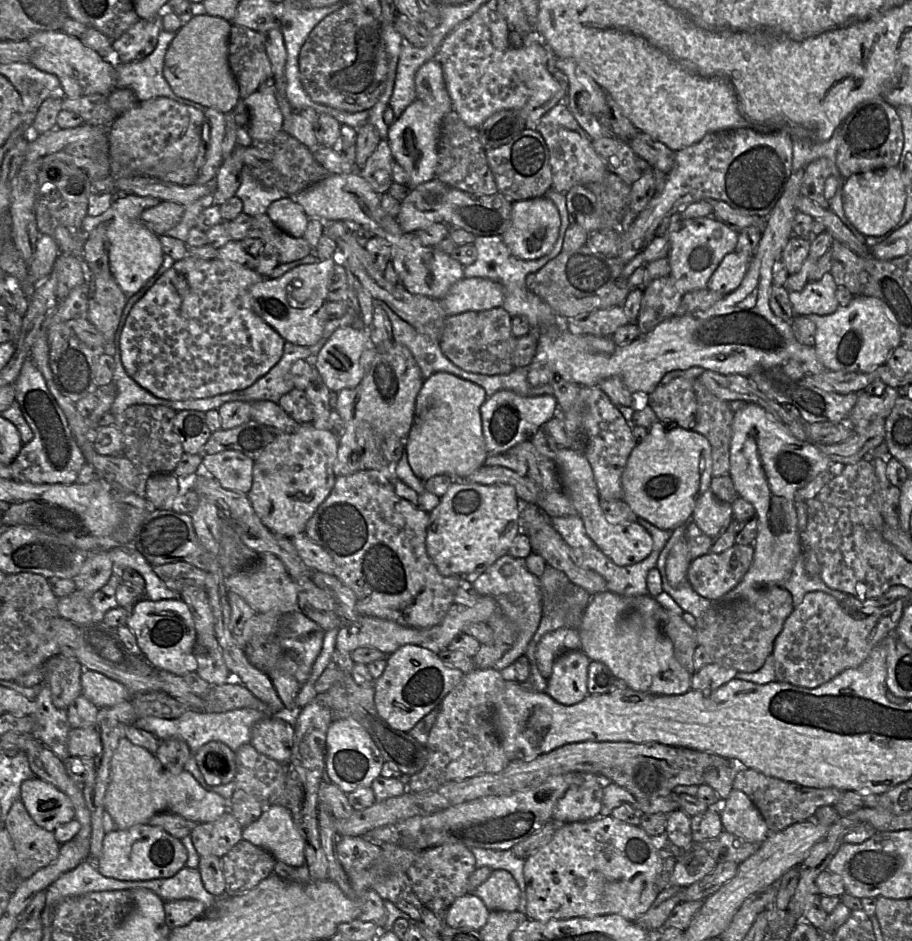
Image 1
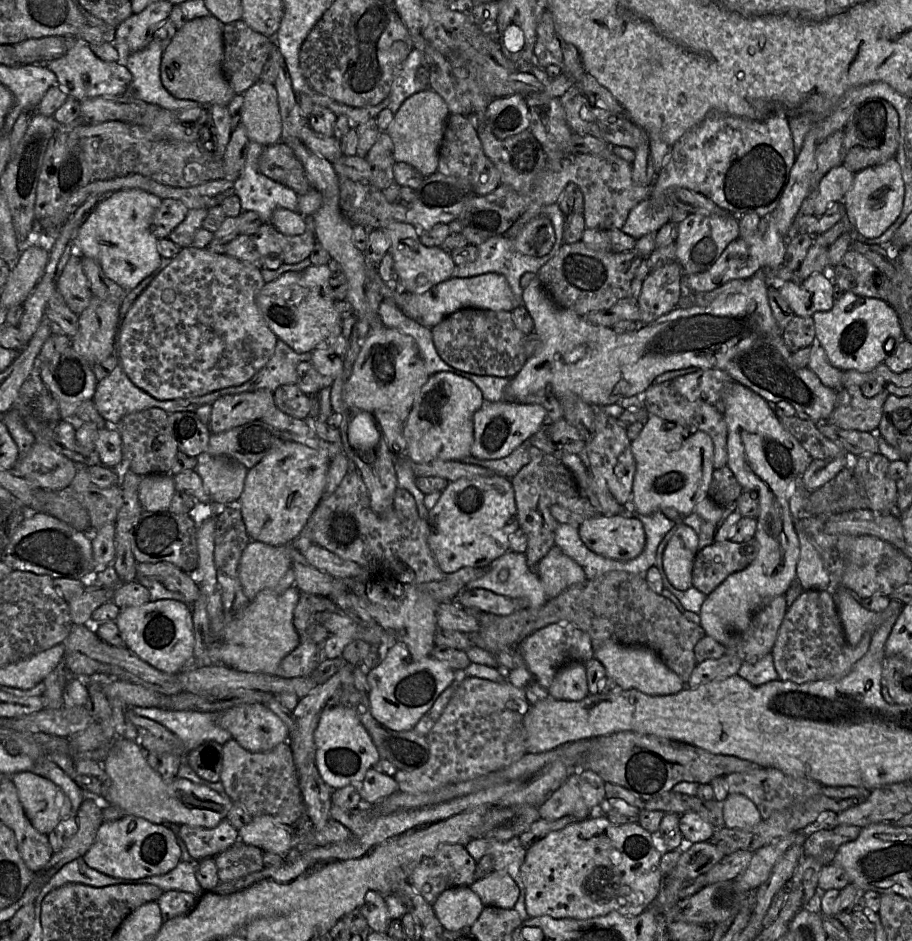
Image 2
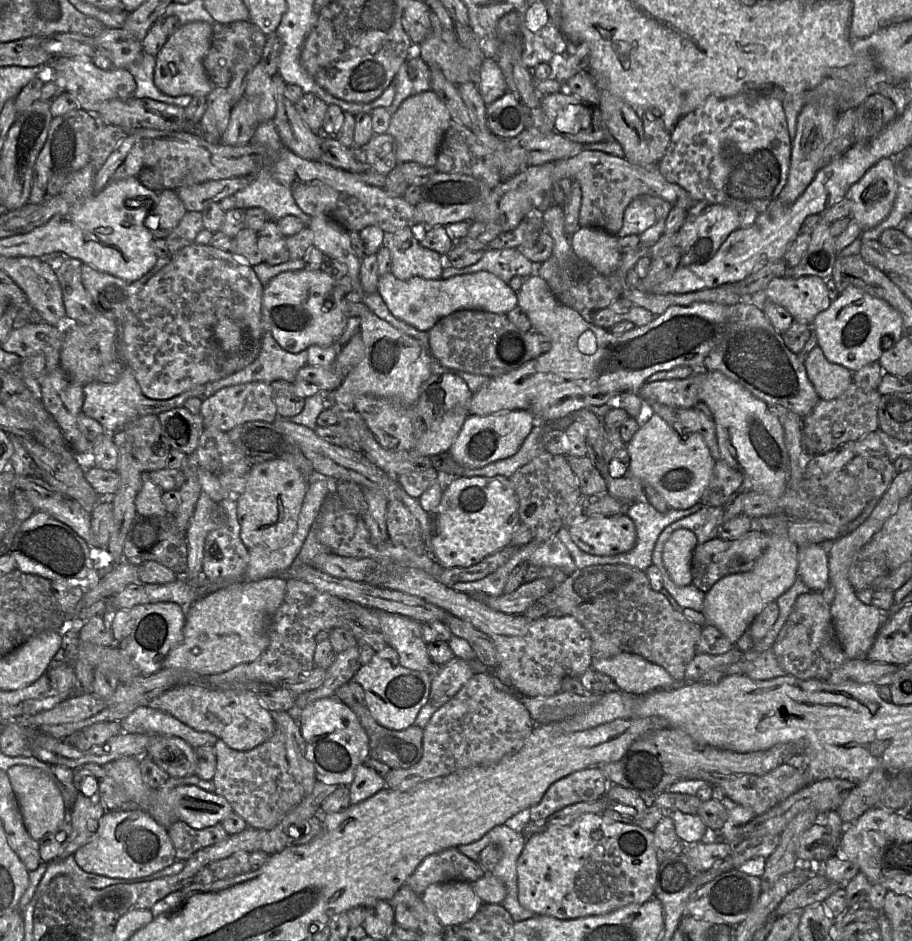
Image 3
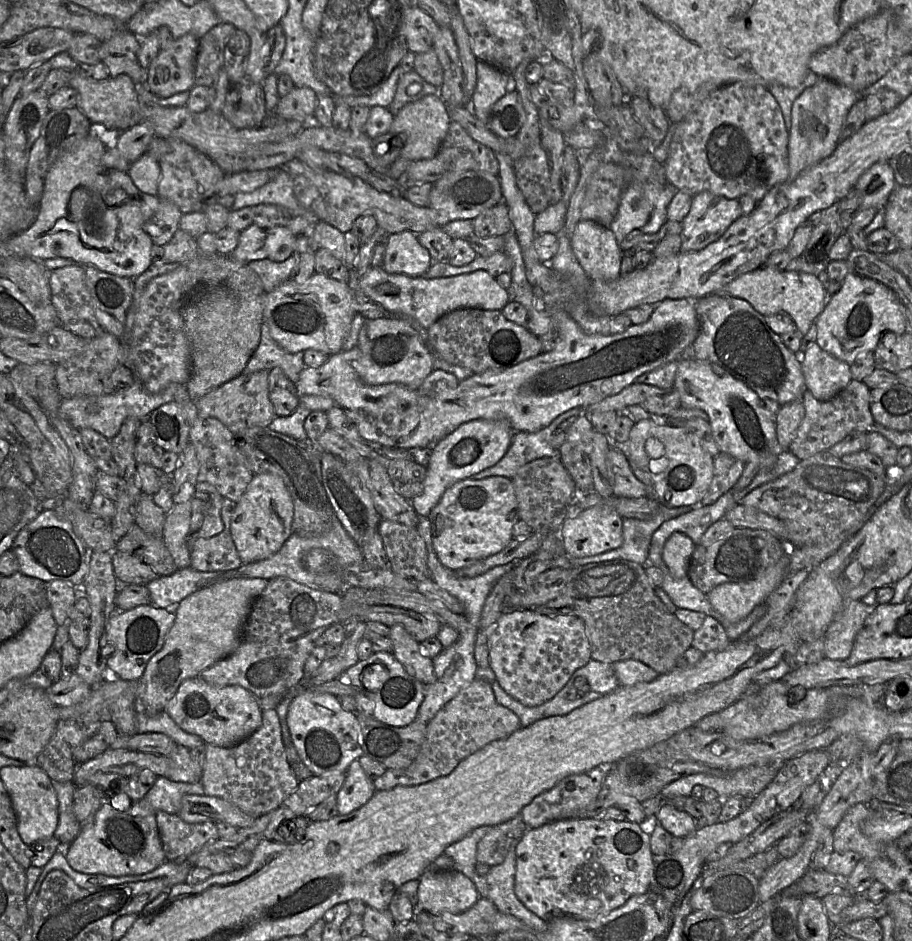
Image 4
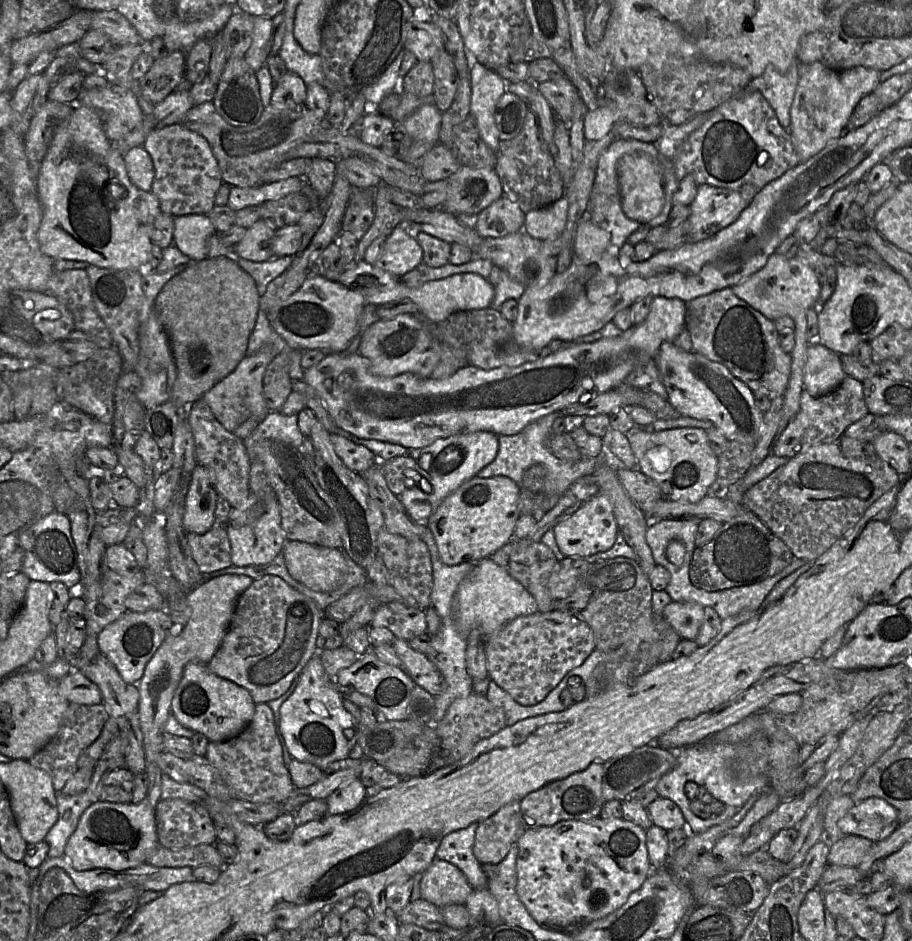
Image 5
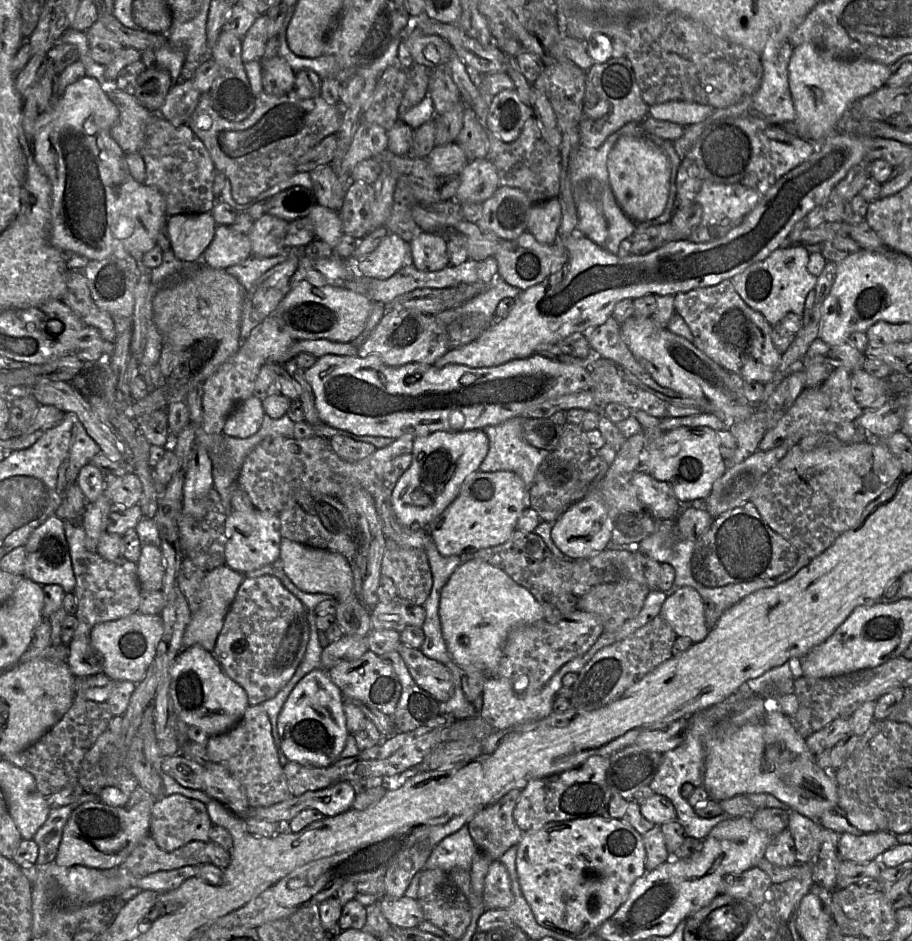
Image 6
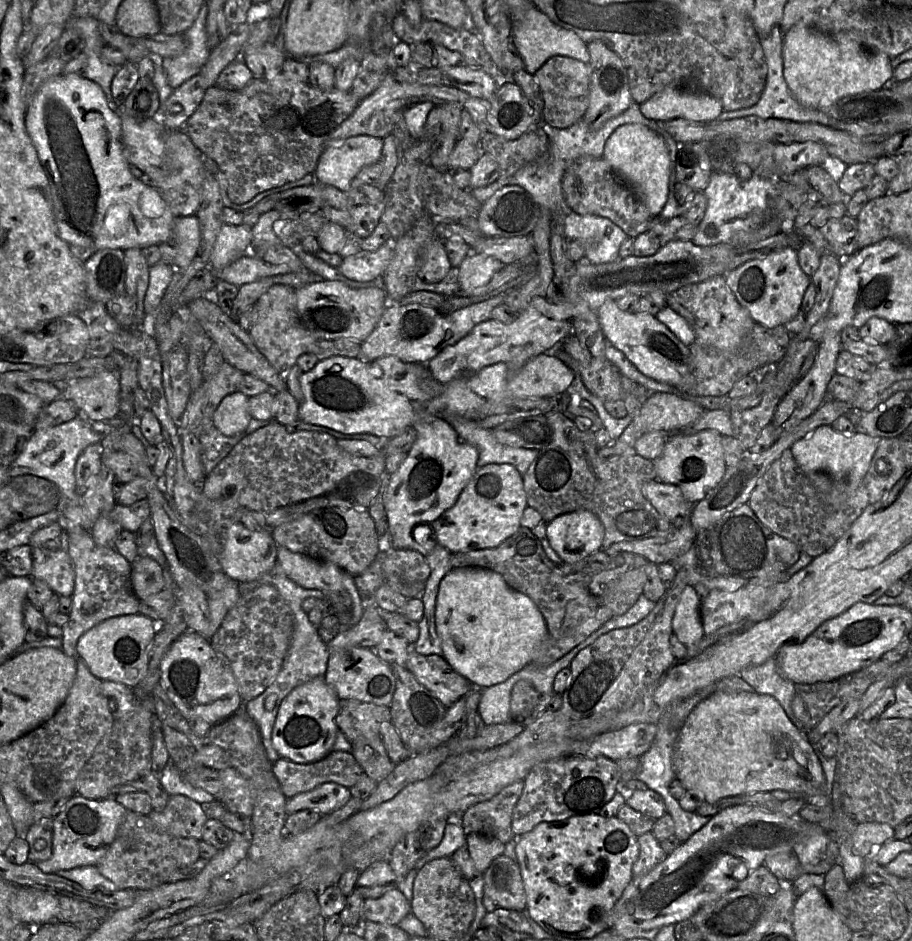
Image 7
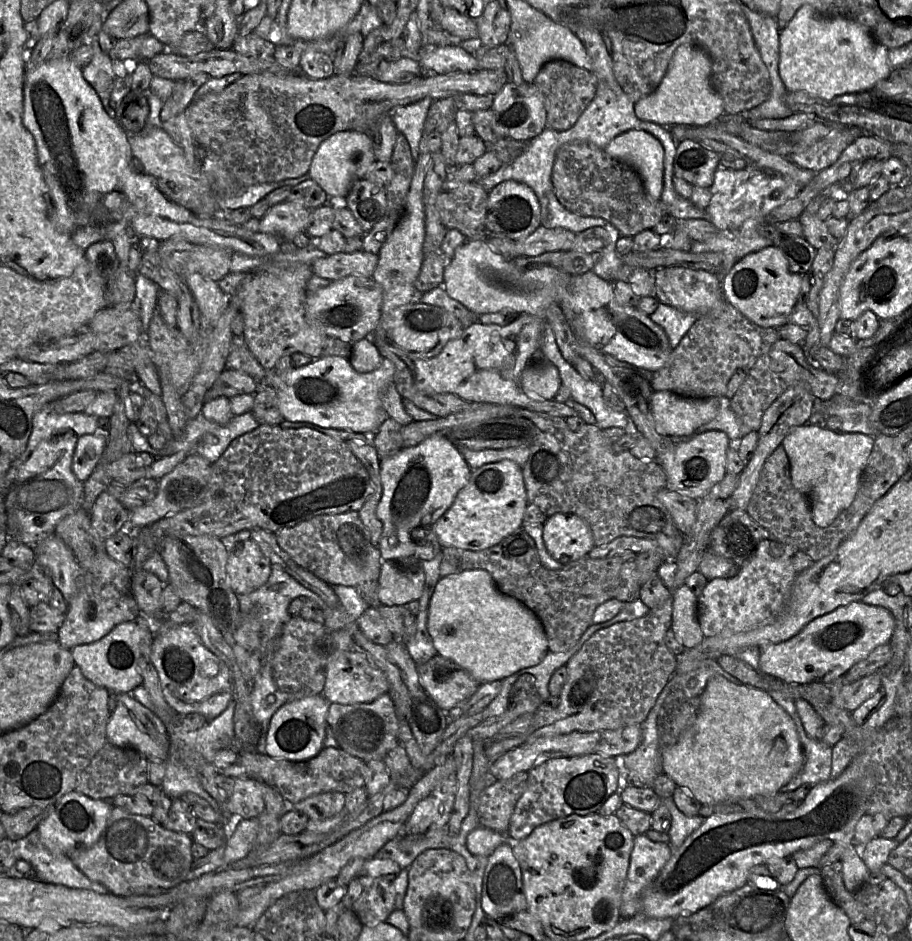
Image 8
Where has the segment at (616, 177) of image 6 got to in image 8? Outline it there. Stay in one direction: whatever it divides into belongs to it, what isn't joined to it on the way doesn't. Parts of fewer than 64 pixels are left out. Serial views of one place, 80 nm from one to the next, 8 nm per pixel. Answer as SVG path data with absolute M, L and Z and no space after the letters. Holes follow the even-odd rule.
M632 129L613 138L604 151L632 167L643 179L649 195L661 200L664 176L664 149L649 132Z

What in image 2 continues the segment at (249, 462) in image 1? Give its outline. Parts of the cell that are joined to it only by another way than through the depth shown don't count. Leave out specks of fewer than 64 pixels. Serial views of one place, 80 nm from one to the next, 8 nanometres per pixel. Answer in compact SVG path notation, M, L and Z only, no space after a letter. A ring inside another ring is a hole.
M202 453L195 471L214 504L228 504L241 496L248 469L233 458Z

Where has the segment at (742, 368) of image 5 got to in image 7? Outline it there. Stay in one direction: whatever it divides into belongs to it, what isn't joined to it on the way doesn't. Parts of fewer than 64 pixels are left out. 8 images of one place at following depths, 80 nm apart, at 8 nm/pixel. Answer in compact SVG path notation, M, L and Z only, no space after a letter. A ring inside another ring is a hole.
M724 276L689 284L666 293L667 305L686 319L693 328L695 341L722 353L733 353L751 332L756 322L737 301Z

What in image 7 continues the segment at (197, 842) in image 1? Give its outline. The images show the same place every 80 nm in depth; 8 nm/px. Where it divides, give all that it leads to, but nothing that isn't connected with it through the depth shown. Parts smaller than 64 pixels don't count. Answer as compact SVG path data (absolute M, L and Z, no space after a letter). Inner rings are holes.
M179 794L170 795L162 811L152 810L147 816L162 833L199 841L203 826L208 820L201 804Z

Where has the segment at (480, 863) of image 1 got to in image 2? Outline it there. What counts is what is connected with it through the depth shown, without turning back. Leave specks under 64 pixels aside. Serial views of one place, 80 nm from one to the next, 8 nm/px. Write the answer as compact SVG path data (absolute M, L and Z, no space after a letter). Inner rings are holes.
M489 837L478 838L467 843L465 849L477 863L484 855L491 855L494 870L504 871L512 877L519 888L514 910L523 921L530 919L531 916L525 907L525 886L521 877L521 865L525 859L526 848L522 846L519 837L513 837L508 841L498 841Z

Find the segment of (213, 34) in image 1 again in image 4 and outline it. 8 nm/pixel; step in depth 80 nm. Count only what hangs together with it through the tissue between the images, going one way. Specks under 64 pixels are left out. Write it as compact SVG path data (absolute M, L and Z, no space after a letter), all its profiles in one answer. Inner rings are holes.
M188 33L160 49L147 70L149 91L162 98L190 91L195 86L198 47L199 38Z

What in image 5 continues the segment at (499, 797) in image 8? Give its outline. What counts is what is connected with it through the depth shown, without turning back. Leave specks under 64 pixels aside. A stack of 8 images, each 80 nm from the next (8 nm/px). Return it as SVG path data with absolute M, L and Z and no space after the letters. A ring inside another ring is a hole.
M512 801L487 819L478 822L473 854L483 863L498 864L508 854L513 843L526 831L519 801Z

